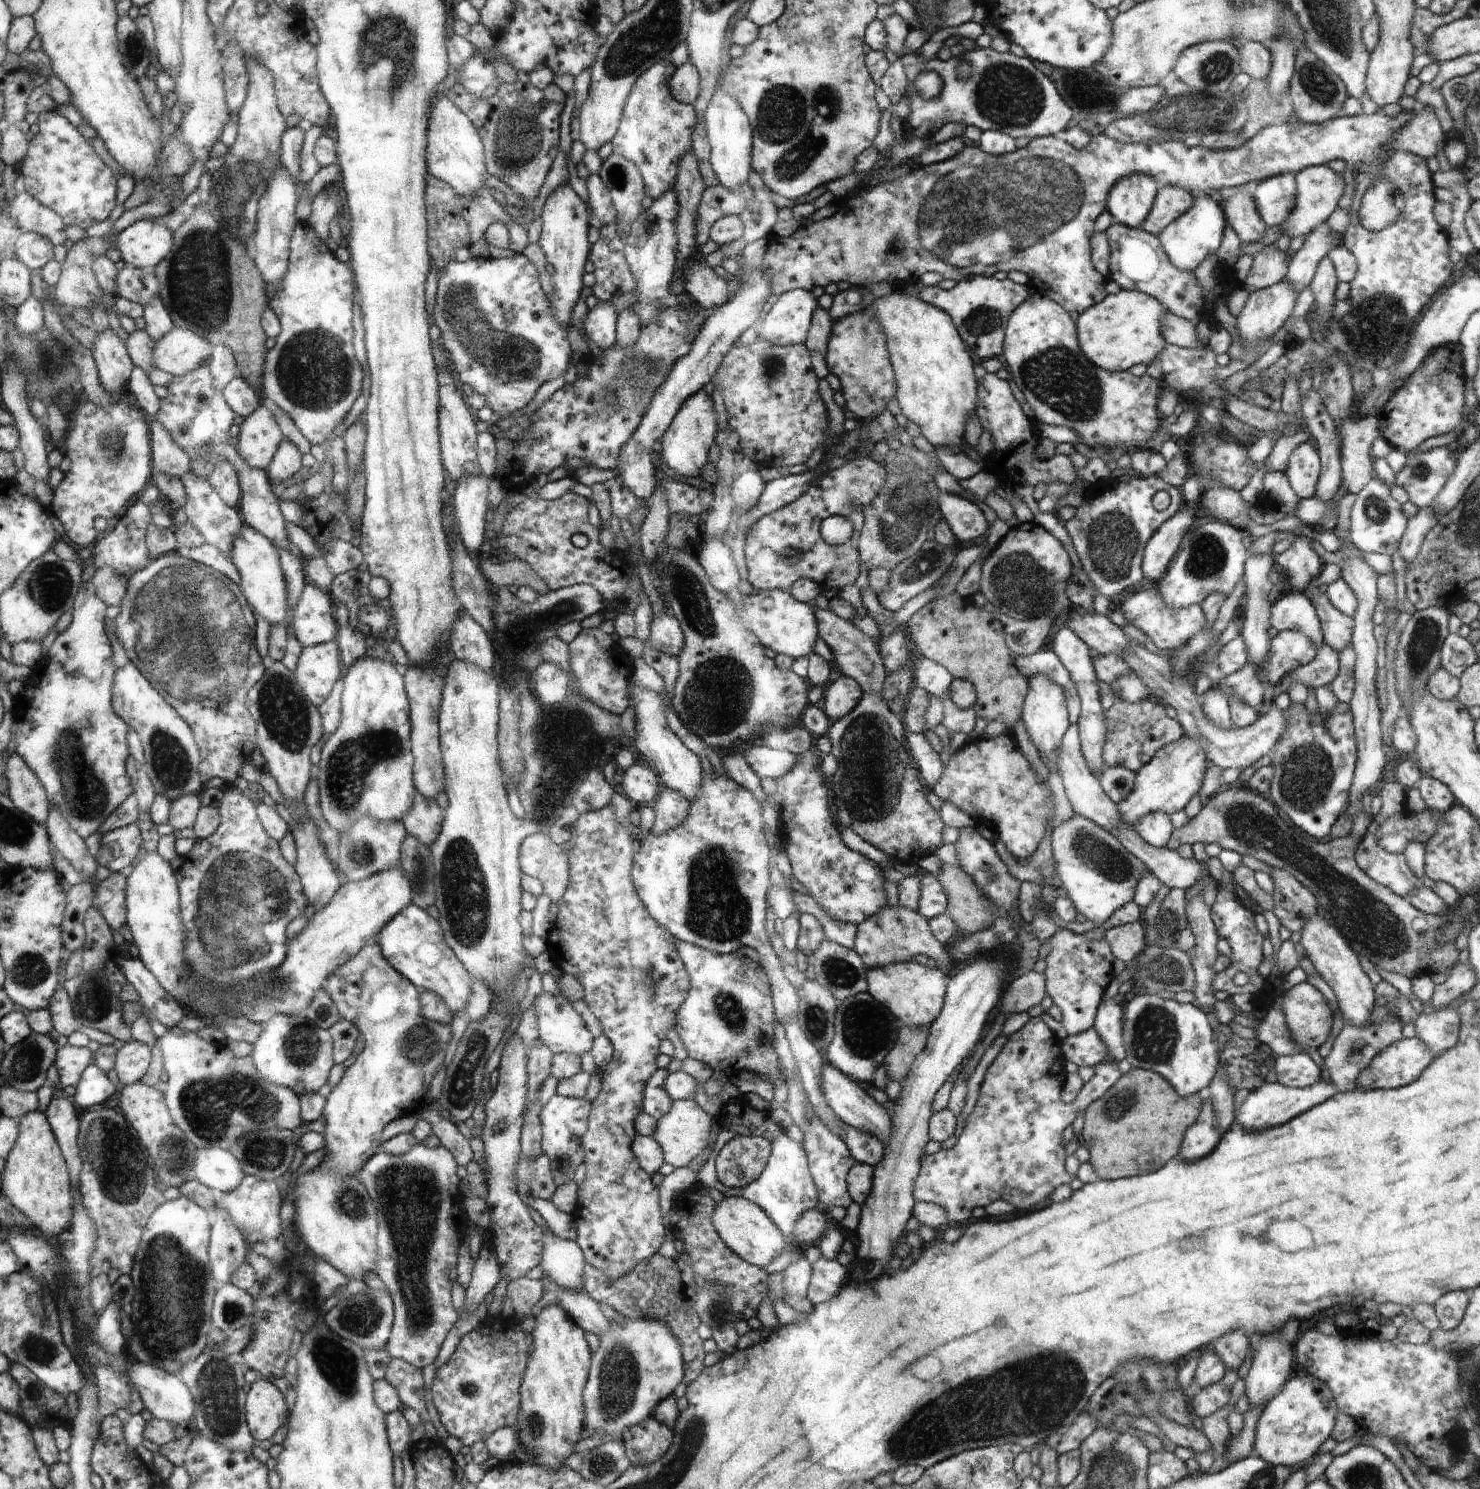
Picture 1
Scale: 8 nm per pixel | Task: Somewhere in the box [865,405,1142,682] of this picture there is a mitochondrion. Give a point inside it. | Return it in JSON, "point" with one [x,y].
{"point":[1020,582]}

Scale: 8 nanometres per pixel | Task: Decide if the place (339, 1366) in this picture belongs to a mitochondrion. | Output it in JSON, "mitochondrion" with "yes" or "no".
{"mitochondrion":"yes"}

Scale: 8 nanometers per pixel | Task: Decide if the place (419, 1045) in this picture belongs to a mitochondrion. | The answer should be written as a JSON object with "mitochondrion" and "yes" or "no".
{"mitochondrion":"yes"}

